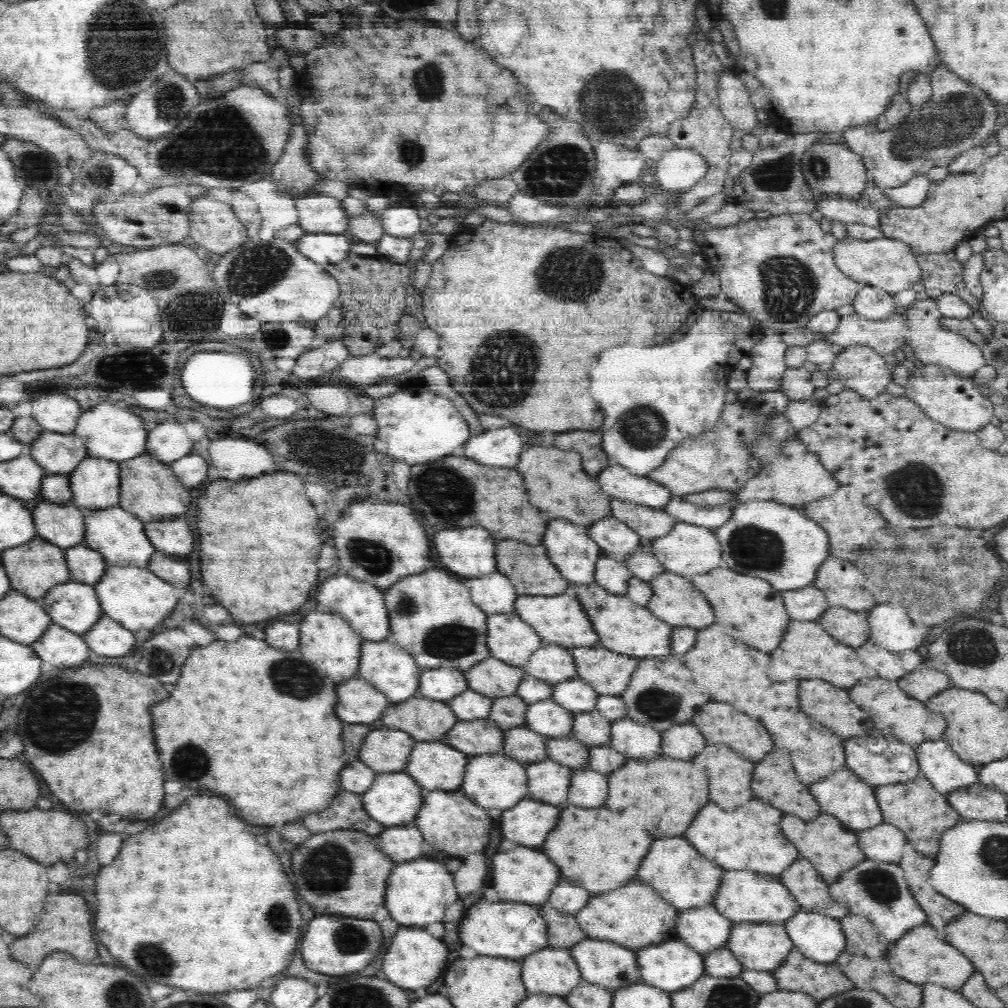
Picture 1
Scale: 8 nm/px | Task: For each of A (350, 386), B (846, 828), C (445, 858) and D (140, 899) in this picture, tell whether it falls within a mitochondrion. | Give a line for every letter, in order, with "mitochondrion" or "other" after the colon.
A: other
B: other
C: other
D: other

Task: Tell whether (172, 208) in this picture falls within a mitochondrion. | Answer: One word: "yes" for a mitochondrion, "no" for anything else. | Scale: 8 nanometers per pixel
no

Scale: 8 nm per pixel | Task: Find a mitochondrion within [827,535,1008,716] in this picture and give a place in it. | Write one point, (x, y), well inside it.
(970, 644)

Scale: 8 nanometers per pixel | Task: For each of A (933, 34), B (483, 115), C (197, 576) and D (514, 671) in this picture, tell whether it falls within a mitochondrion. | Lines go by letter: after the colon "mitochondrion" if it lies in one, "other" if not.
A: other
B: other
C: other
D: other

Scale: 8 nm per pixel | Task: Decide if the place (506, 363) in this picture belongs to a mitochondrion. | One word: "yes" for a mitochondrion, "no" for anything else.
yes

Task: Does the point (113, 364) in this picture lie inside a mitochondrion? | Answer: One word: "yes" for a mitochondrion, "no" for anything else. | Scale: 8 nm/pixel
yes

